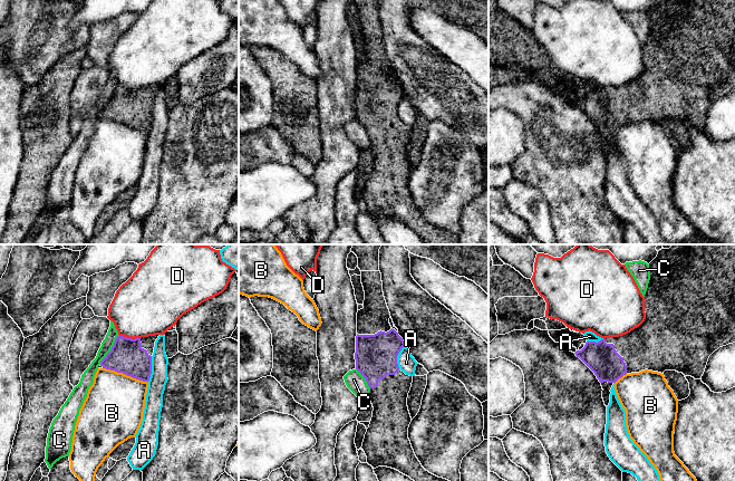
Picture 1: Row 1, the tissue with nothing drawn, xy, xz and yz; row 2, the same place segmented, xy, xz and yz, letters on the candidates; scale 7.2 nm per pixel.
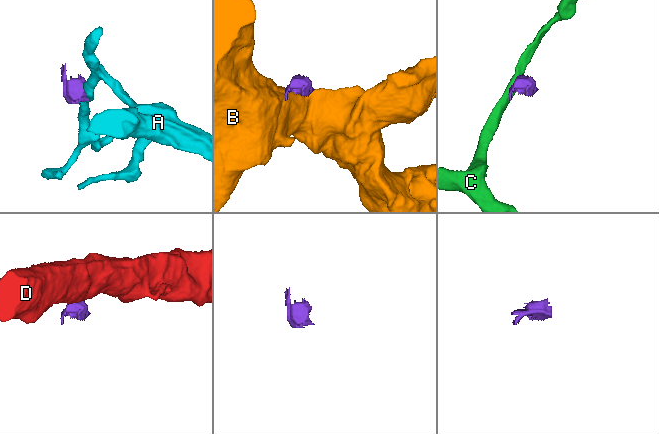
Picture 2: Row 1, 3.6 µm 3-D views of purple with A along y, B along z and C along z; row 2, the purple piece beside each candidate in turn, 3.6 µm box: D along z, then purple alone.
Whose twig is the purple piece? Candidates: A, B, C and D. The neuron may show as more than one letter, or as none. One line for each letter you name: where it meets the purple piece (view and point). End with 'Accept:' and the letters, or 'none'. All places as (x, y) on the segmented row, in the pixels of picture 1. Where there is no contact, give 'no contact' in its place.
Accept: none

